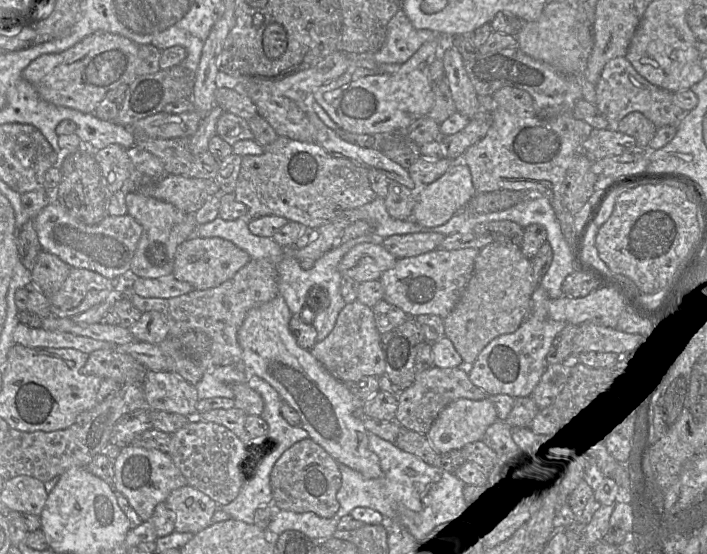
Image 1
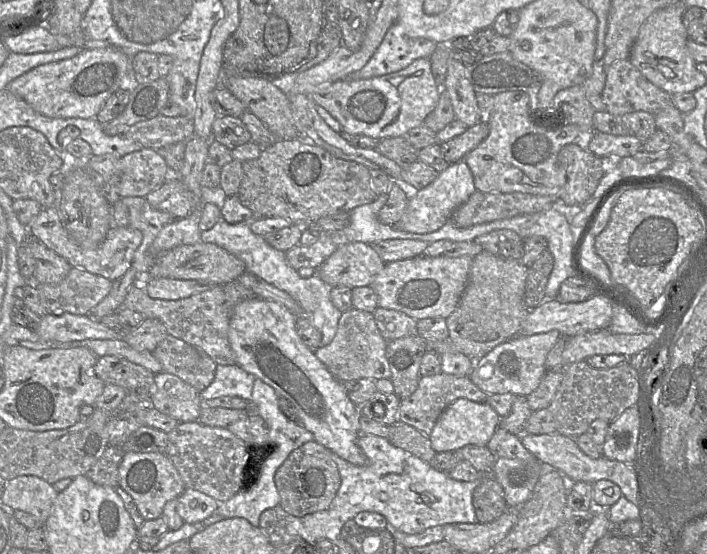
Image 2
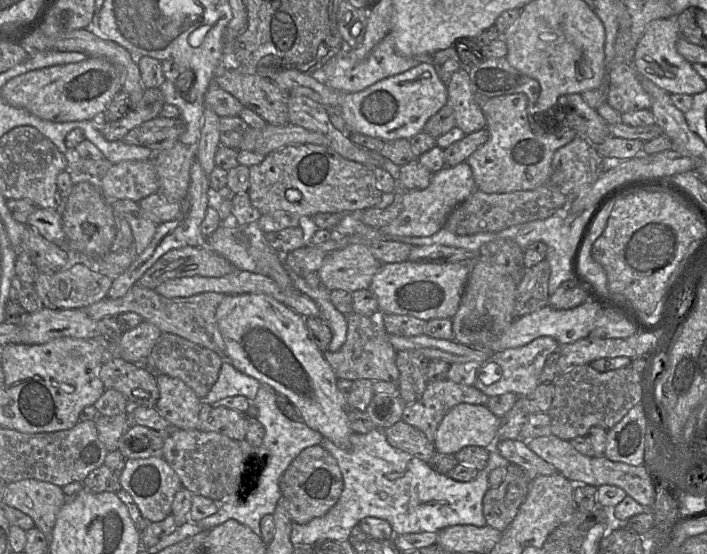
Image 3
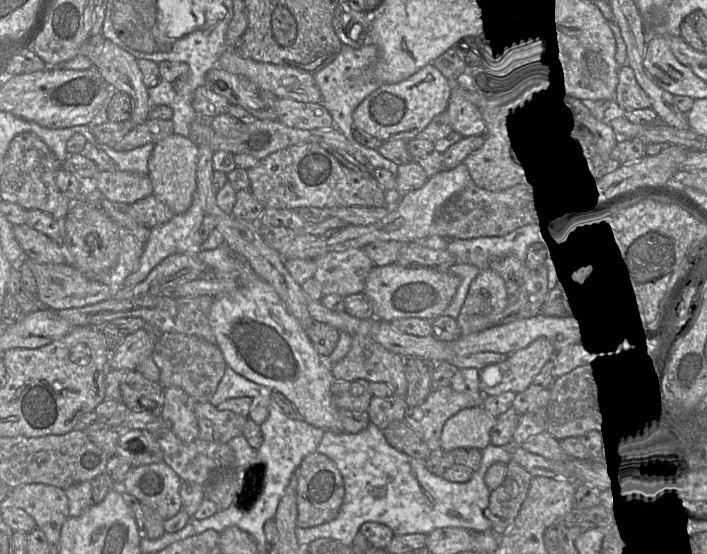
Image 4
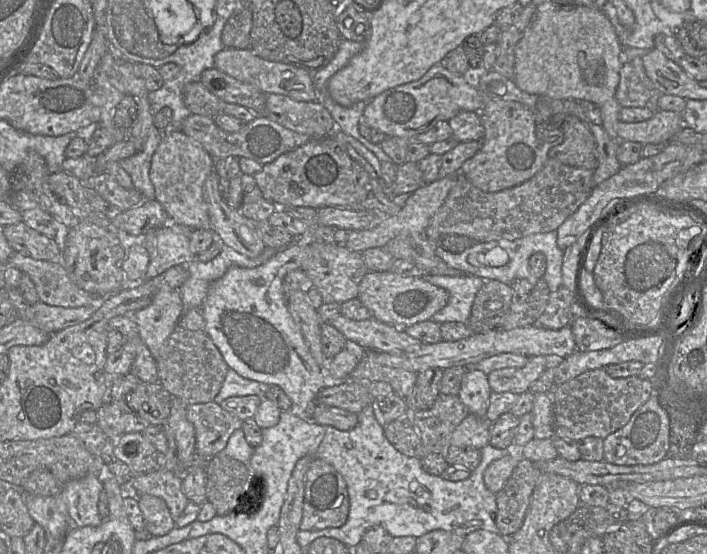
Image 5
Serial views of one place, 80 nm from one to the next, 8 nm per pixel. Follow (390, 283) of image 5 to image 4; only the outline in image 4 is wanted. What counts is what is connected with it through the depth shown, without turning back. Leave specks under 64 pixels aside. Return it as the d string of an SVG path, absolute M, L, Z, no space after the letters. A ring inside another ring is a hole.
M395 263L375 266L366 279L363 293L371 301L376 319L385 322L401 318L433 320L443 315L460 284L460 277L448 270L402 267Z

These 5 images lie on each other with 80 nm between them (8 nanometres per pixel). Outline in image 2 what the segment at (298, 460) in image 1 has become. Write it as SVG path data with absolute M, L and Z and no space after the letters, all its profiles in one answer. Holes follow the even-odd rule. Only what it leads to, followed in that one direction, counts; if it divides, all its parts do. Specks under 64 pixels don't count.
M312 440L292 451L274 475L282 514L303 517L329 508L341 485L341 478L332 453Z

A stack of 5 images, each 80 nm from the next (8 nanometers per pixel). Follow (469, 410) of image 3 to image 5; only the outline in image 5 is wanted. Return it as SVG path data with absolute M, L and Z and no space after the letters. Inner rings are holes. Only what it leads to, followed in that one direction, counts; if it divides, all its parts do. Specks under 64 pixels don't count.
M469 413L453 431L450 445L481 450L489 444L490 426L485 417Z

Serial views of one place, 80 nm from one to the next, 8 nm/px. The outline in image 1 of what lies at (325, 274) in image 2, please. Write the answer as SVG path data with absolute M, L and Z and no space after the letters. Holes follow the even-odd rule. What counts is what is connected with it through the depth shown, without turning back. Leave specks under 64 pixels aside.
M365 242L355 245L342 257L338 270L343 278L362 283L379 280L397 260L381 243Z

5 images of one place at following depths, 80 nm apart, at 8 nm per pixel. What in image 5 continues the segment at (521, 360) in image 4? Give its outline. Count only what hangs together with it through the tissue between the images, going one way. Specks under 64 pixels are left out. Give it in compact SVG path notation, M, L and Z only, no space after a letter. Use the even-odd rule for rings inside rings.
M532 356L521 368L502 368L490 372L487 374L487 380L492 392L511 392L519 395L529 391L531 383L546 369L545 356Z

